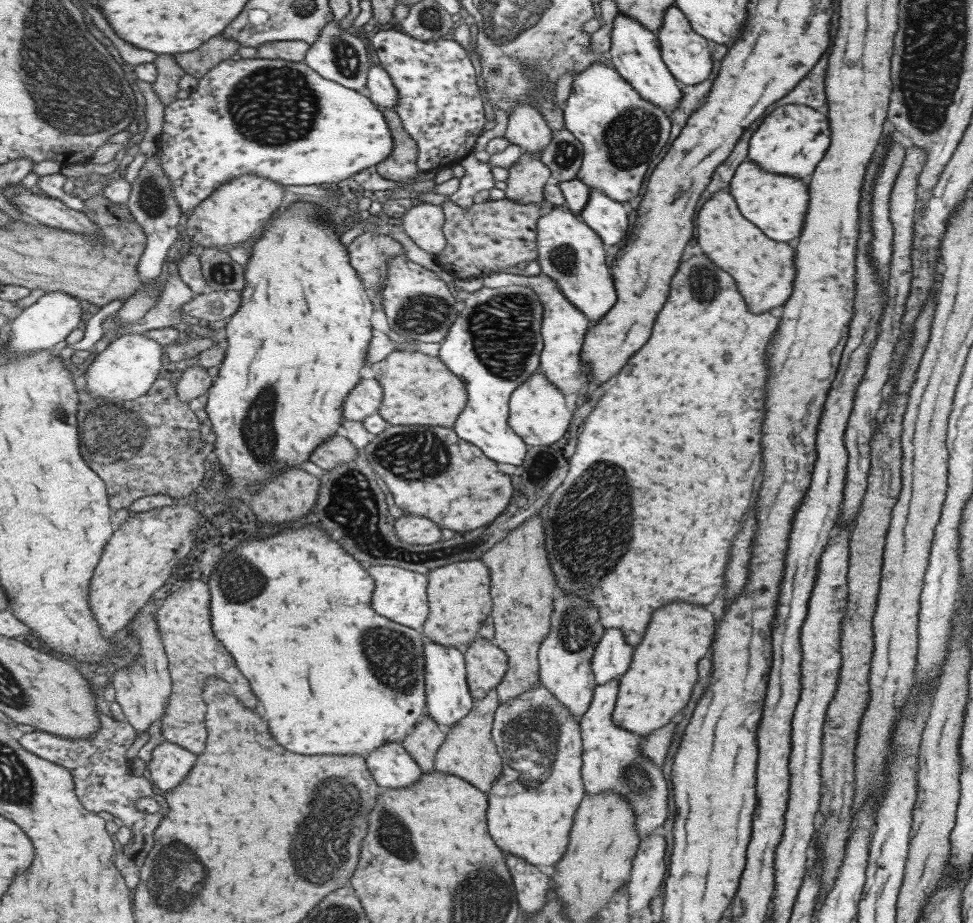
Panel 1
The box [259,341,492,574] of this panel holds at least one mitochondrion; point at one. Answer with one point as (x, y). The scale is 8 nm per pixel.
(359, 521)

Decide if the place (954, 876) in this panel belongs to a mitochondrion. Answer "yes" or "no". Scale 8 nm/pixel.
no

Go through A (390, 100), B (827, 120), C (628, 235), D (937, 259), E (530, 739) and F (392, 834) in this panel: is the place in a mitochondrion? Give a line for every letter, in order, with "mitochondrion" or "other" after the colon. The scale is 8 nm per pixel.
A: other
B: other
C: other
D: other
E: mitochondrion
F: mitochondrion

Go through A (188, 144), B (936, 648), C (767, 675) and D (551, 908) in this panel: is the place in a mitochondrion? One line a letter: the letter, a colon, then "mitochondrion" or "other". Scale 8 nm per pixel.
A: other
B: other
C: other
D: other

